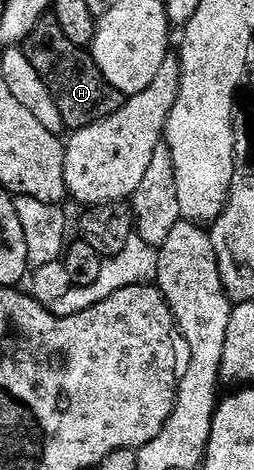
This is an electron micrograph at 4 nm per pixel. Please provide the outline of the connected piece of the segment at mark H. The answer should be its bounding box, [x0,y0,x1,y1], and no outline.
[22,17,125,131]

